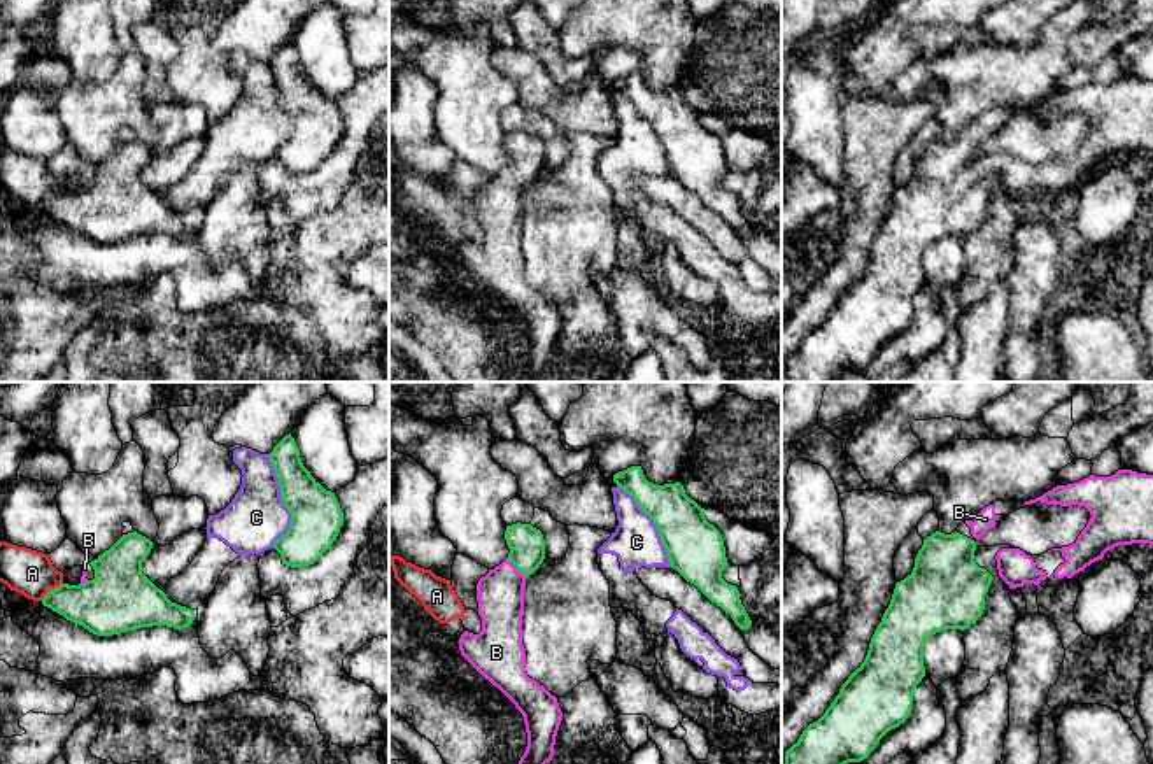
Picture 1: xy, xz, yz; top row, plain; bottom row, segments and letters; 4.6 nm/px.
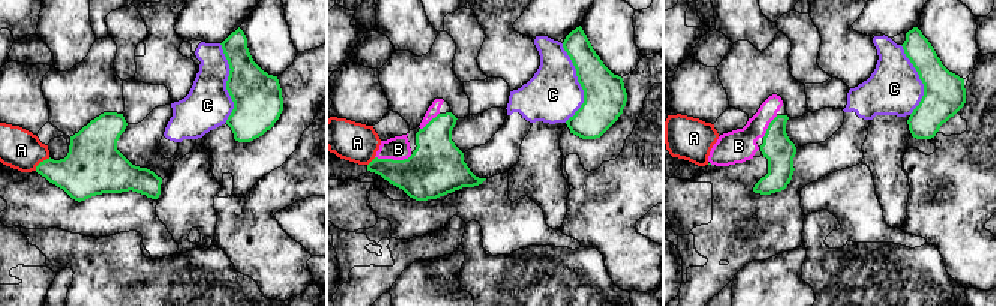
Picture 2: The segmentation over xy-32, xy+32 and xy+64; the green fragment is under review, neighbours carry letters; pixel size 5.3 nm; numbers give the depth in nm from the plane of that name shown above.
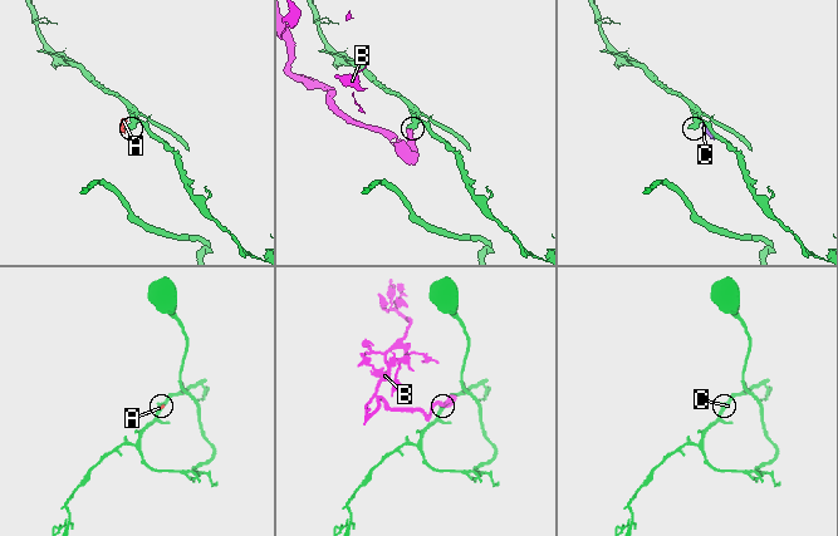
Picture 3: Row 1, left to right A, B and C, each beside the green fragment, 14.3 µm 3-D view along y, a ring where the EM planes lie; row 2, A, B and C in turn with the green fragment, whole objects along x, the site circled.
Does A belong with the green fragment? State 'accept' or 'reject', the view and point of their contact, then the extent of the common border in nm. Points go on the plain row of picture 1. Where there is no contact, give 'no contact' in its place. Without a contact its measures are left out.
reject | xy (51, 197) | 130 nm

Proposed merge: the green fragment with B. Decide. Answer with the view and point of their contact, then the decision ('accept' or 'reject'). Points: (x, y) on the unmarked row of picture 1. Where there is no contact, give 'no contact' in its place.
xz (517, 176) | accept

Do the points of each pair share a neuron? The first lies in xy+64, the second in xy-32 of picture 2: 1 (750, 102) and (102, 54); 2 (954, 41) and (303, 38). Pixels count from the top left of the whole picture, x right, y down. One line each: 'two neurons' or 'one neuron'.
1: one neuron
2: two neurons

